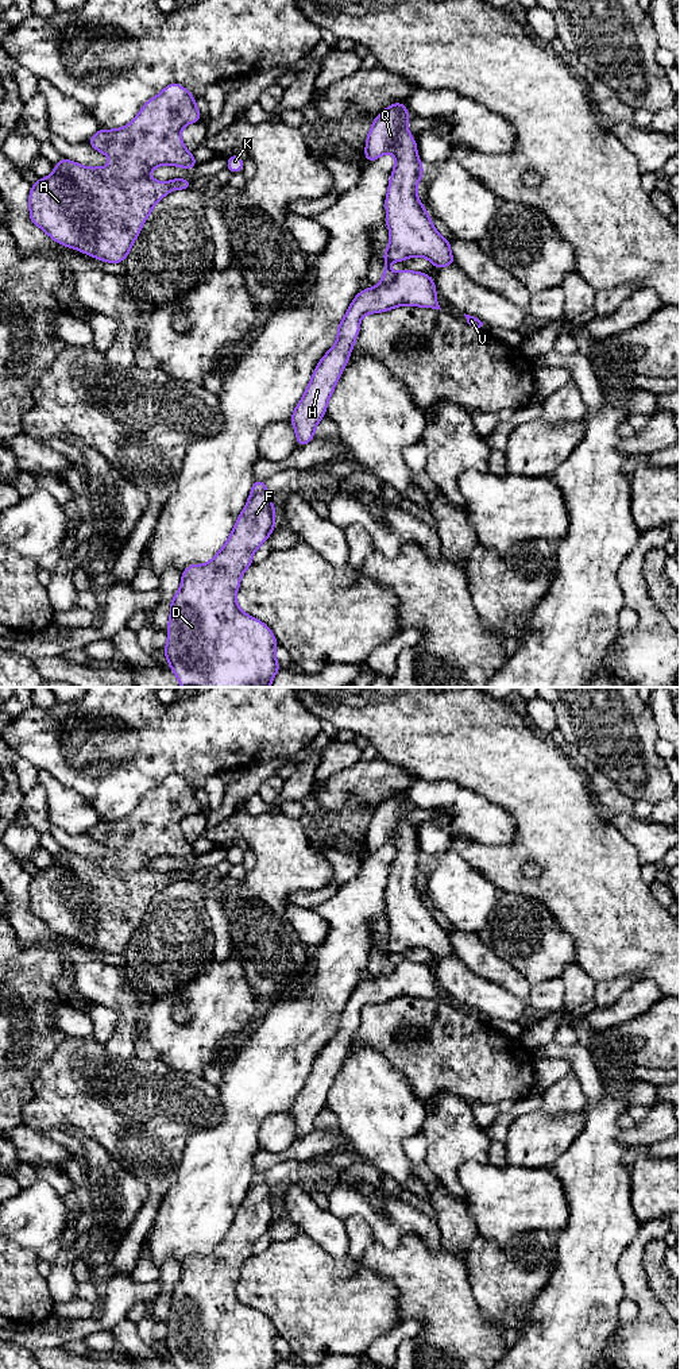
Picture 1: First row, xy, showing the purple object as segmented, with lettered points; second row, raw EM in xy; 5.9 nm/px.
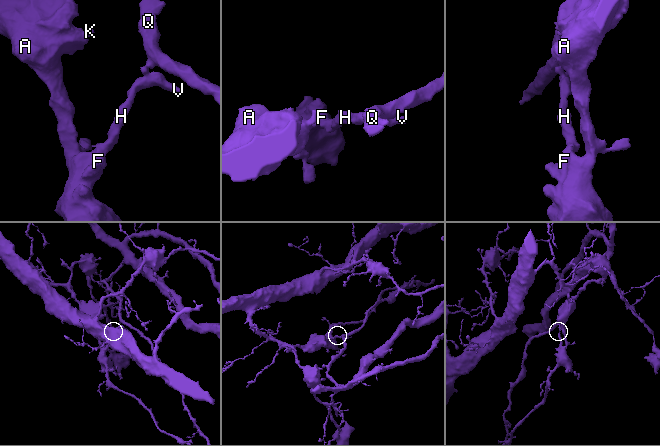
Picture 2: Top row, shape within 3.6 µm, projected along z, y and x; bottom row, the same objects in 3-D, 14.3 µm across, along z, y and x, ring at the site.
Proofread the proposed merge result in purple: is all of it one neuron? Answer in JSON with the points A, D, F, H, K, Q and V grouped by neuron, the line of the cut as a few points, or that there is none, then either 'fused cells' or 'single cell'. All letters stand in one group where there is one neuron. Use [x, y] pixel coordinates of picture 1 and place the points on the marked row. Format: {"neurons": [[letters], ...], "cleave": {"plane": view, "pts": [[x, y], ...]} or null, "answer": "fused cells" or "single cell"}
{"neurons": [["A", "D", "F", "H", "K", "V"], ["Q"]], "cleave": {"plane": "xy", "pts": [[395, 274], [389, 282], [381, 284]]}, "answer": "fused cells"}

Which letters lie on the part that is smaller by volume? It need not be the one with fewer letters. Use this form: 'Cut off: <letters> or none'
Cut off: Q

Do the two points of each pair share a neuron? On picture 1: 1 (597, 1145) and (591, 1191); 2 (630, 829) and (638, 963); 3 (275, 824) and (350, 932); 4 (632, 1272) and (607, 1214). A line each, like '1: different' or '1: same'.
1: same
2: different
3: different
4: different

